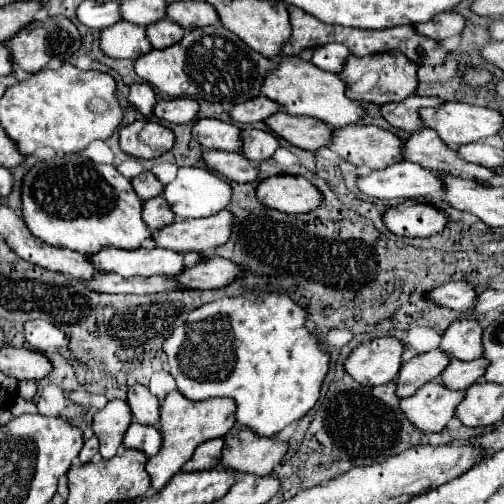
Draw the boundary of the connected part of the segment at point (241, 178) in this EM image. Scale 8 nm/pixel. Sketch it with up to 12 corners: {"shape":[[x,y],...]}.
{"shape":[[205,151],[207,167],[225,179],[253,183],[255,163],[243,153]]}

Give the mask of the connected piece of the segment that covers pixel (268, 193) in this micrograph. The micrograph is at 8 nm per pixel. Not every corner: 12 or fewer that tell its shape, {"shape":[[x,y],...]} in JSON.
{"shape":[[275,175],[257,197],[283,213],[309,213],[321,191],[305,177]]}

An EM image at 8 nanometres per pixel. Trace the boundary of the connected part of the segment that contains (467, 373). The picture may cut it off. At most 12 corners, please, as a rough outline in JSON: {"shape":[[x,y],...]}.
{"shape":[[485,359],[451,361],[441,385],[465,391],[483,377]]}

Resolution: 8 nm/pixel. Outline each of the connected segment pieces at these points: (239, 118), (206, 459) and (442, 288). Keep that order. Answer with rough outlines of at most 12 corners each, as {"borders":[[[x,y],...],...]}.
{"borders":[[[265,95],[235,105],[229,115],[237,123],[257,123],[281,111]],[[223,439],[201,443],[183,471],[209,471],[219,465]],[[449,281],[427,297],[447,309],[471,311],[477,291],[467,281]]]}

